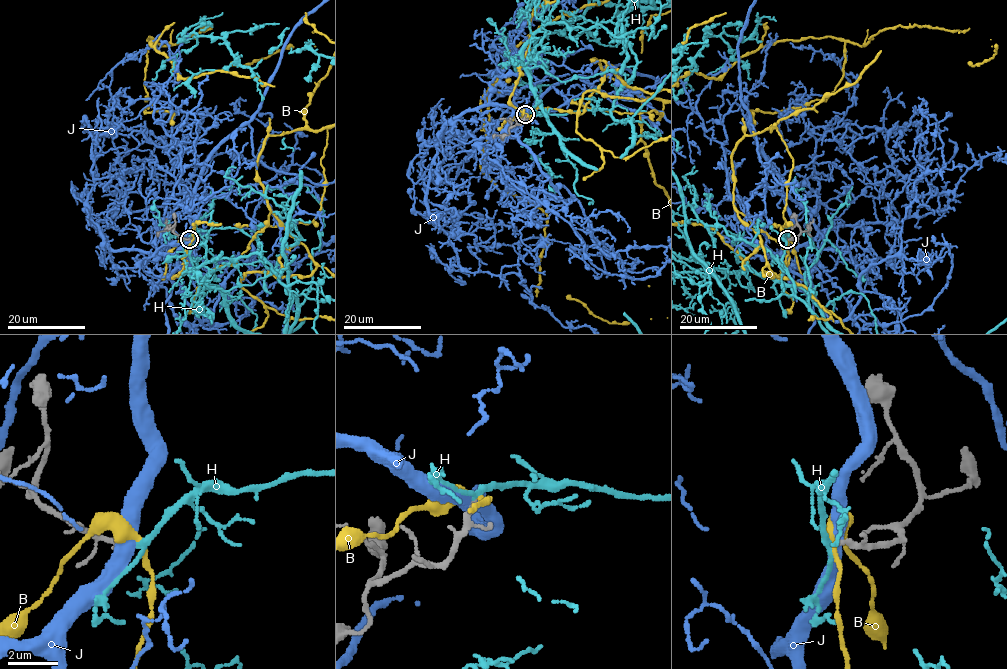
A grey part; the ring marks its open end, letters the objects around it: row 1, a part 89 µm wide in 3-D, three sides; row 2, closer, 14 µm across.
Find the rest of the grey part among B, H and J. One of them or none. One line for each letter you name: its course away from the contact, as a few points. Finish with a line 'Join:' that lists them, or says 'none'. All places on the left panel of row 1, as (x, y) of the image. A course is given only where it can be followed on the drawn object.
Join: H

